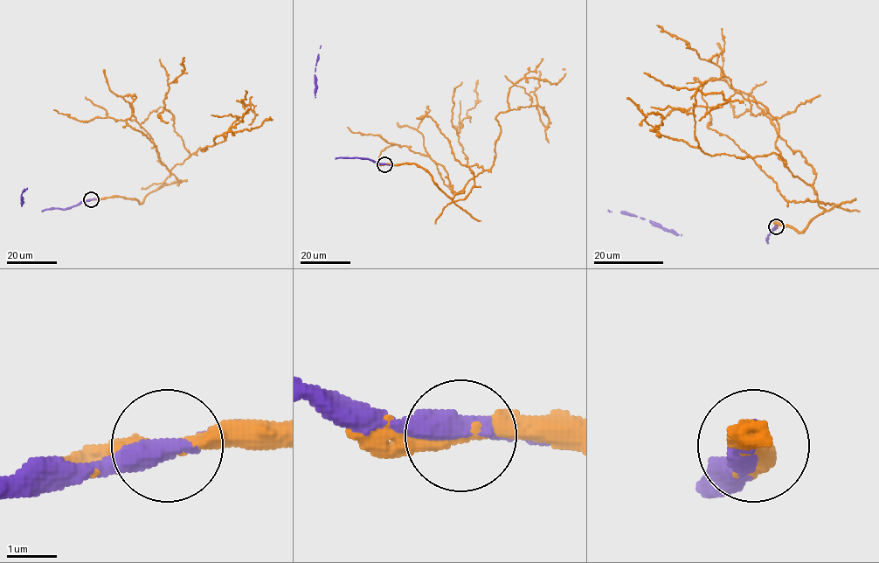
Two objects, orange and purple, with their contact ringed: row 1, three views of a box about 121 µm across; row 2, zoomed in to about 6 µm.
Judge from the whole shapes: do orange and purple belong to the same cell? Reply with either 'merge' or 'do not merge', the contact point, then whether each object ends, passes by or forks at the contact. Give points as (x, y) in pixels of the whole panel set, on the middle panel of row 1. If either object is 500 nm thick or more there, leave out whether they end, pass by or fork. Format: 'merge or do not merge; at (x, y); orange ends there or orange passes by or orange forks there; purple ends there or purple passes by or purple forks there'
merge; at (384, 164); orange passes by; purple passes by

